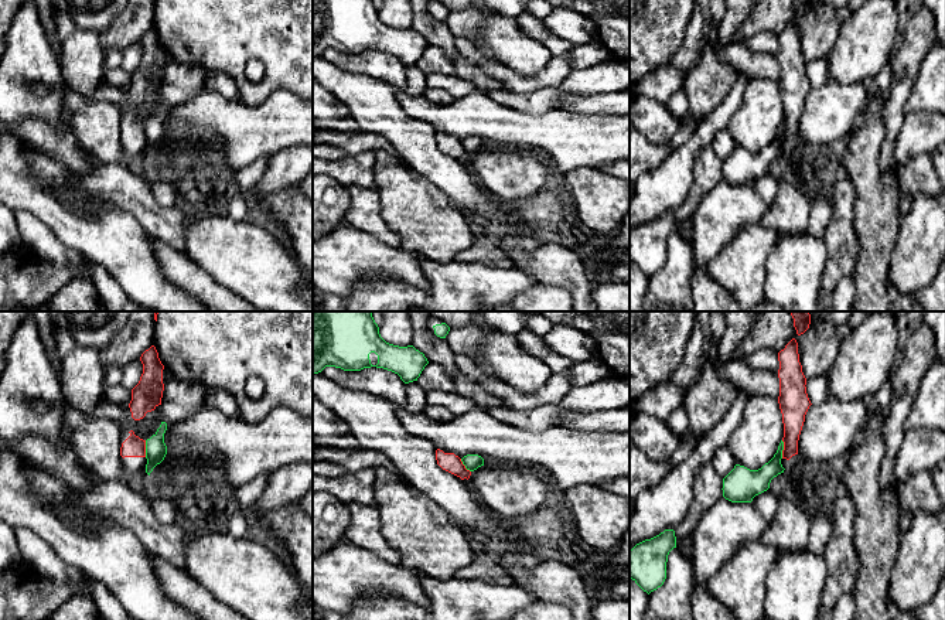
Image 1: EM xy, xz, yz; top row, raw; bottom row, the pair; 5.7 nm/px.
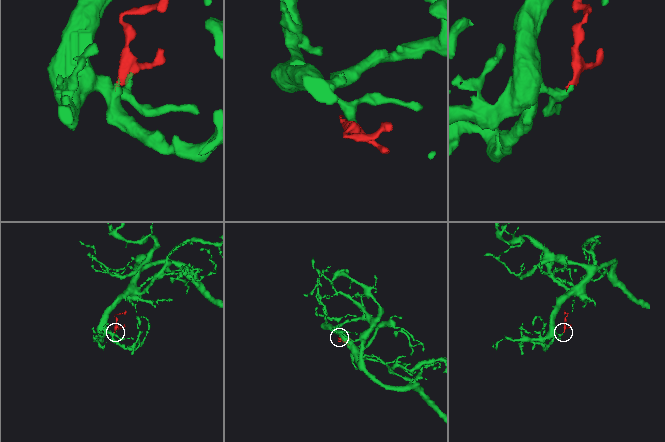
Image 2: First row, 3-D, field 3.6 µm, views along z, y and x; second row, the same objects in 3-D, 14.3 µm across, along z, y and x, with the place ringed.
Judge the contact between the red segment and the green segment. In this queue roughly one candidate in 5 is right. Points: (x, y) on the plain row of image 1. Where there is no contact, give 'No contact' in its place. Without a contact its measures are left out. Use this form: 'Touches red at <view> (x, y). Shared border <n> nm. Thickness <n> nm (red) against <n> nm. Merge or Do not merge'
Touches red at yz (784, 132). Shared border 100 nm. Thickness 160 nm (red) against 140 nm. Do not merge

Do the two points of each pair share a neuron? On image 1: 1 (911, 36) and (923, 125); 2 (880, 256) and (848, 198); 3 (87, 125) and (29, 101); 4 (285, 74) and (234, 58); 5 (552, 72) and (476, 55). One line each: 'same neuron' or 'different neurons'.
1: different neurons
2: different neurons
3: different neurons
4: same neuron
5: same neuron

